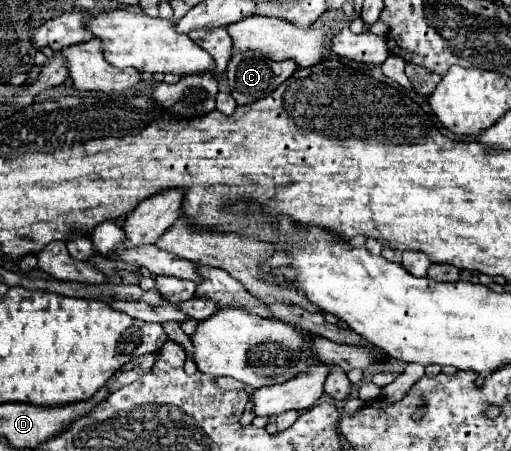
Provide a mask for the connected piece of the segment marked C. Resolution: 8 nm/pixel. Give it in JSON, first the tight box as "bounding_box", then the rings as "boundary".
{"bounding_box":[226,52,298,104],"boundary":[[[240,52],[232,56],[226,68],[230,92],[238,104],[252,104],[268,96],[298,66],[292,60],[274,62],[260,52]]]}

